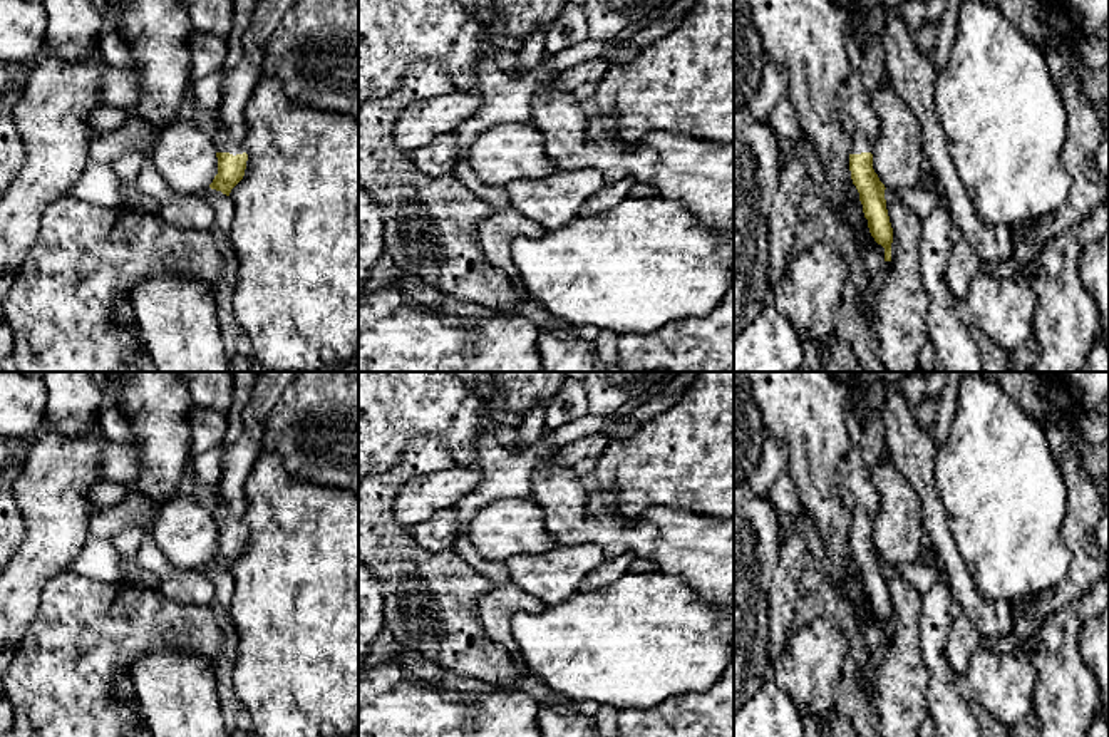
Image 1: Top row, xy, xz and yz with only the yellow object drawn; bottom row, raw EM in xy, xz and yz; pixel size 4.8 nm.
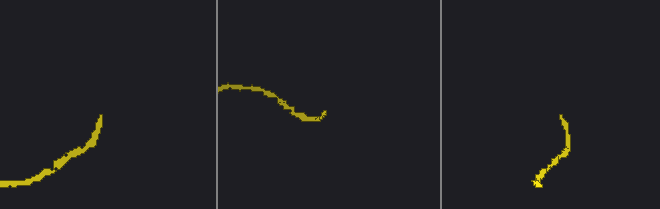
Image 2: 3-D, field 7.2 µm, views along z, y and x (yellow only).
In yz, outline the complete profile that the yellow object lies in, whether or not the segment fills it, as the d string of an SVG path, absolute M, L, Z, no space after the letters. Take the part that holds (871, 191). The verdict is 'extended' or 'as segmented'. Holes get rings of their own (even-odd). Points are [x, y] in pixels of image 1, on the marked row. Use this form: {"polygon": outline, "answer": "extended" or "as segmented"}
{"polygon": "M879 35L863 40L861 64L851 70L841 89L841 114L849 124L849 171L859 193L871 236L885 248L885 261L891 261L893 228L890 223L885 184L873 169L873 146L879 136L879 119L871 94L885 82L885 45Z", "answer": "extended"}

